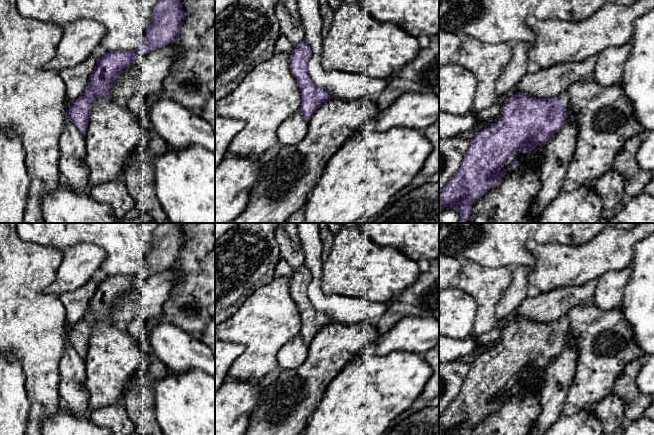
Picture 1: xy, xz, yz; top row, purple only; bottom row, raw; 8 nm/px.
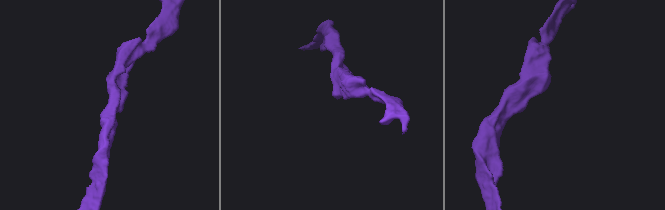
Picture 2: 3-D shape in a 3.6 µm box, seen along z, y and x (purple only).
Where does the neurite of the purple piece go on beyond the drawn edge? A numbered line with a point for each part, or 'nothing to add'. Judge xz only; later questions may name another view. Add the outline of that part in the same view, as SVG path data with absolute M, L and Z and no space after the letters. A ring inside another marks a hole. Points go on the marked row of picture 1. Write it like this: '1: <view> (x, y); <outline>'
nothing to add

